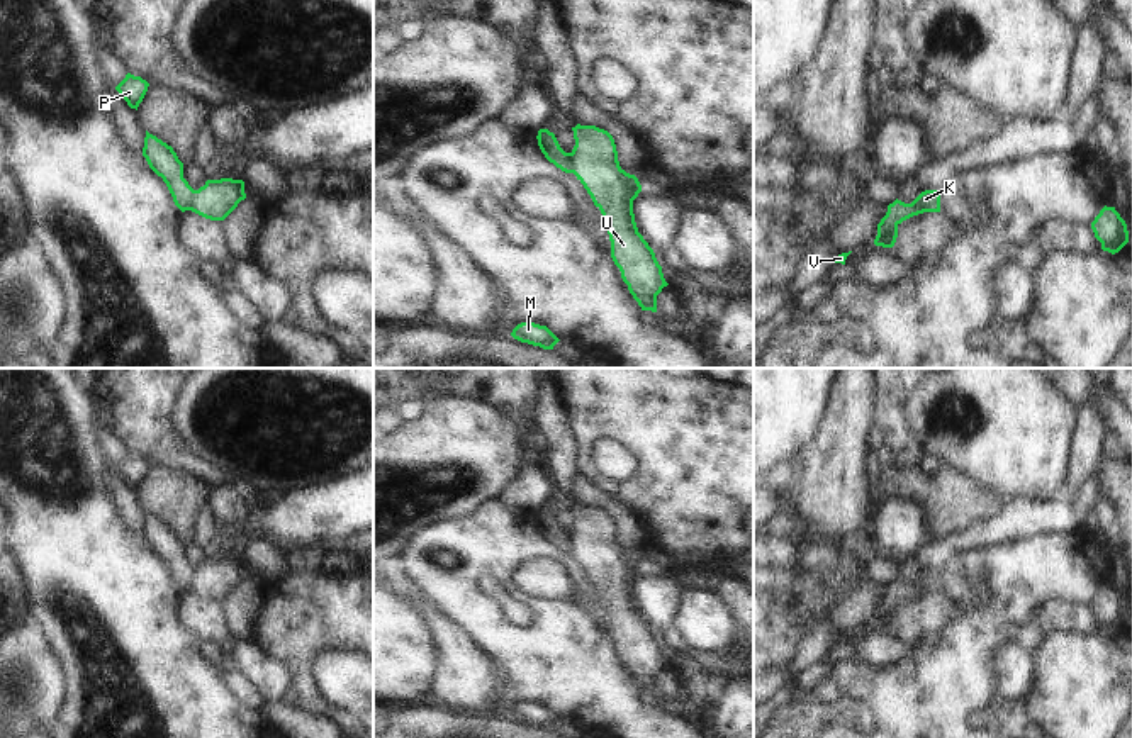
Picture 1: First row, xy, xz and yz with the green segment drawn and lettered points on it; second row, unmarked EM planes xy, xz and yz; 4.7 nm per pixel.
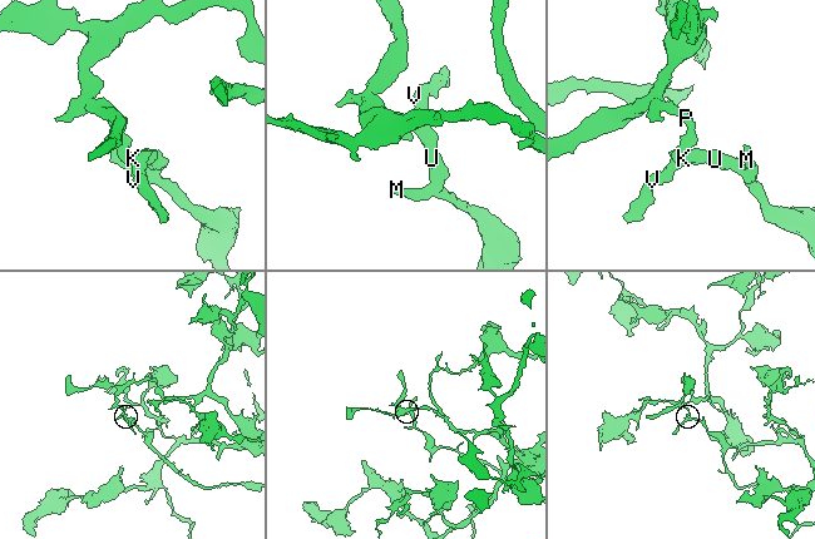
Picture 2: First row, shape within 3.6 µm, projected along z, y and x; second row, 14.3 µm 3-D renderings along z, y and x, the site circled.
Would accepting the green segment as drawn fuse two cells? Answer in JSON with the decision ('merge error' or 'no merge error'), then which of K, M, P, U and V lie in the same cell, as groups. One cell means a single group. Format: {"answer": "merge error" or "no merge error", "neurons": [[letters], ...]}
{"answer": "merge error", "neurons": [["K", "M", "U", "V"], ["P"]]}

